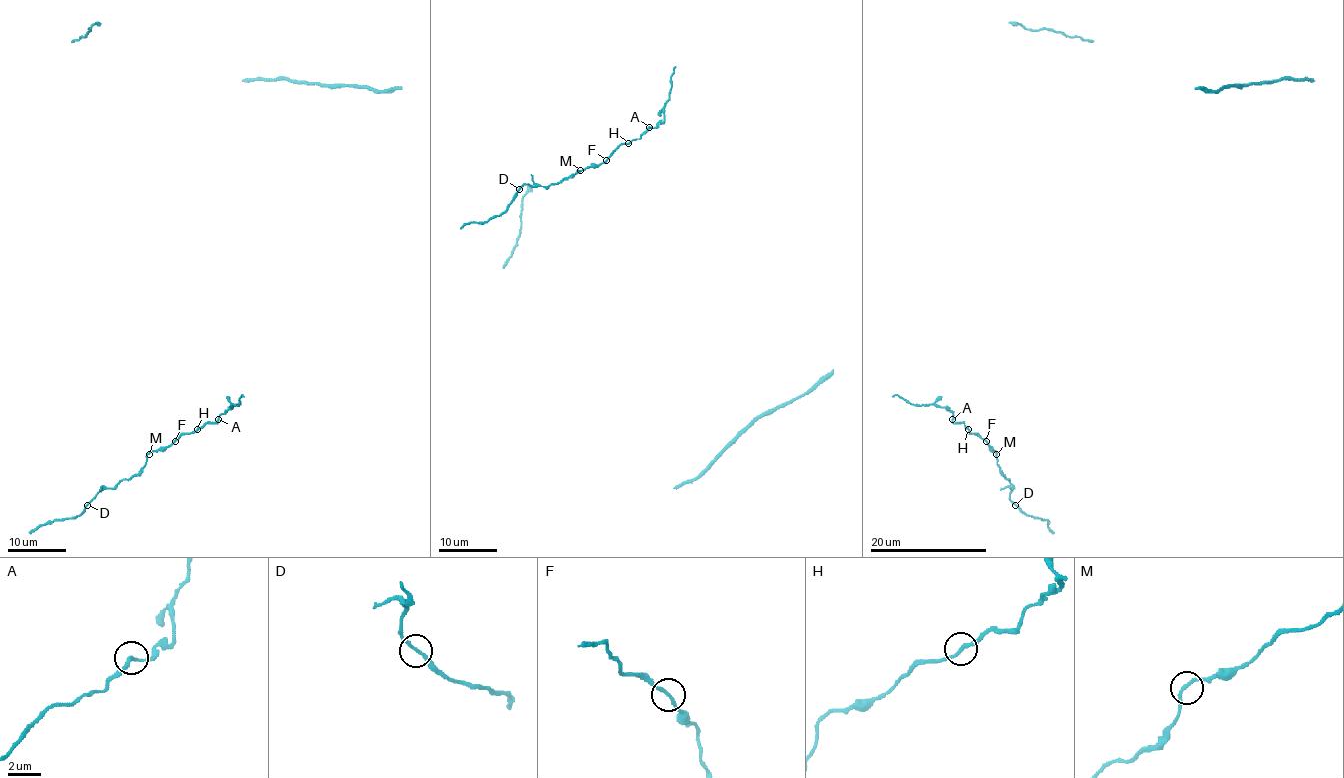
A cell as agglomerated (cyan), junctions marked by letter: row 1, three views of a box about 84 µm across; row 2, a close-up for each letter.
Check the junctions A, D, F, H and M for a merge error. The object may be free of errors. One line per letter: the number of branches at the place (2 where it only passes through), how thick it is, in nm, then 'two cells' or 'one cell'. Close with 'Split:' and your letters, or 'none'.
A: 2 branches meet; 190 nm thick; one cell
D: 2 branches meet; 180 nm thick; one cell
F: 2 branches meet; 190 nm thick; one cell
H: 2 branches meet; 190 nm thick; one cell
M: 2 branches meet; 190 nm thick; one cell
Split: none

